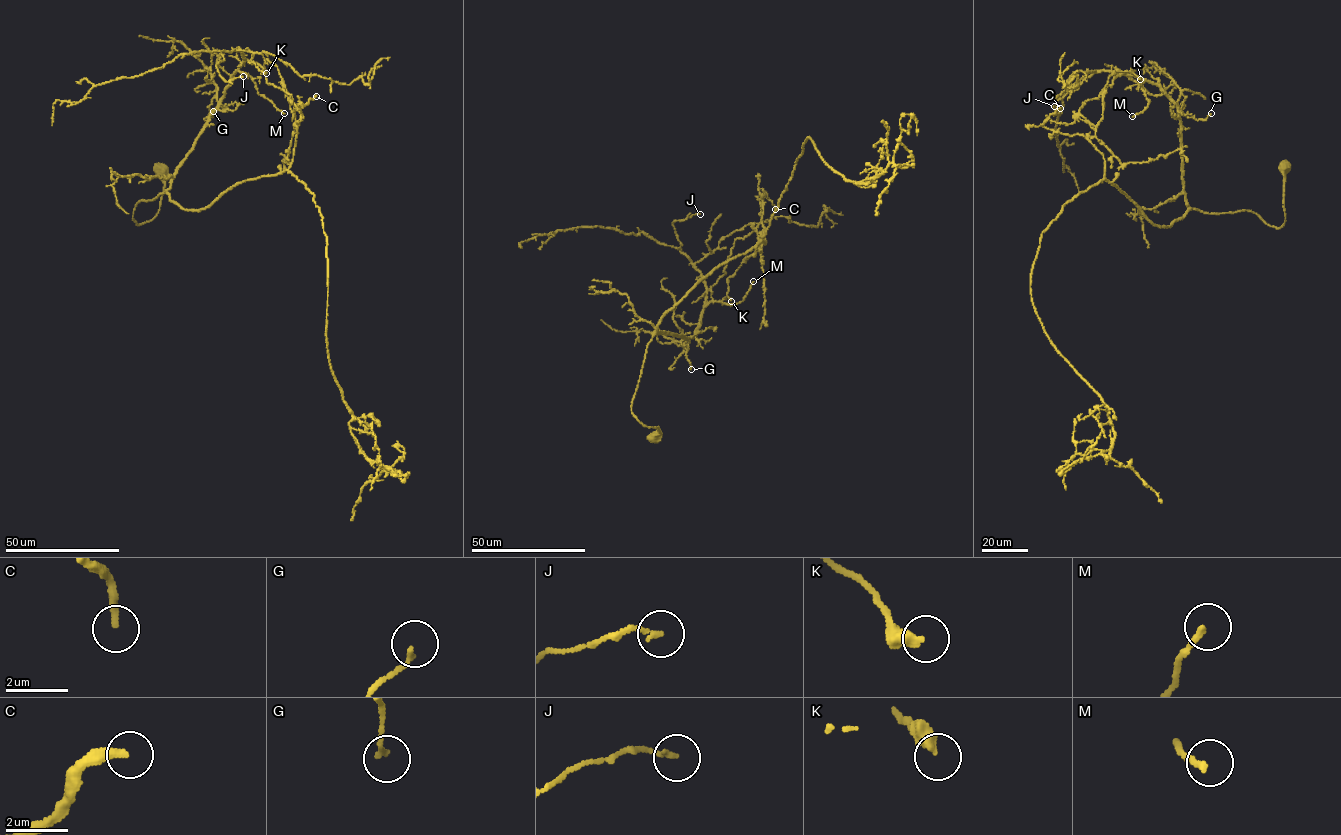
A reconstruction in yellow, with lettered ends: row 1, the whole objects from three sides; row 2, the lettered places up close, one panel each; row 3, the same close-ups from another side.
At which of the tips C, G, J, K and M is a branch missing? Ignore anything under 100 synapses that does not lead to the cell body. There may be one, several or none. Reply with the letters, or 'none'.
C

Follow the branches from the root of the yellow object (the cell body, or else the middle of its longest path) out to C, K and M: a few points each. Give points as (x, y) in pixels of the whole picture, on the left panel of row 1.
C: (160, 170), (158, 212), (137, 224), (141, 200), (165, 192), (205, 209), (285, 171), (300, 106), (316, 96)
K: (160, 170), (158, 212), (137, 224), (141, 200), (205, 209), (285, 171), (295, 116), (267, 60), (266, 73)
M: (160, 170), (158, 212), (137, 224), (135, 205), (170, 187), (238, 70), (284, 113)

